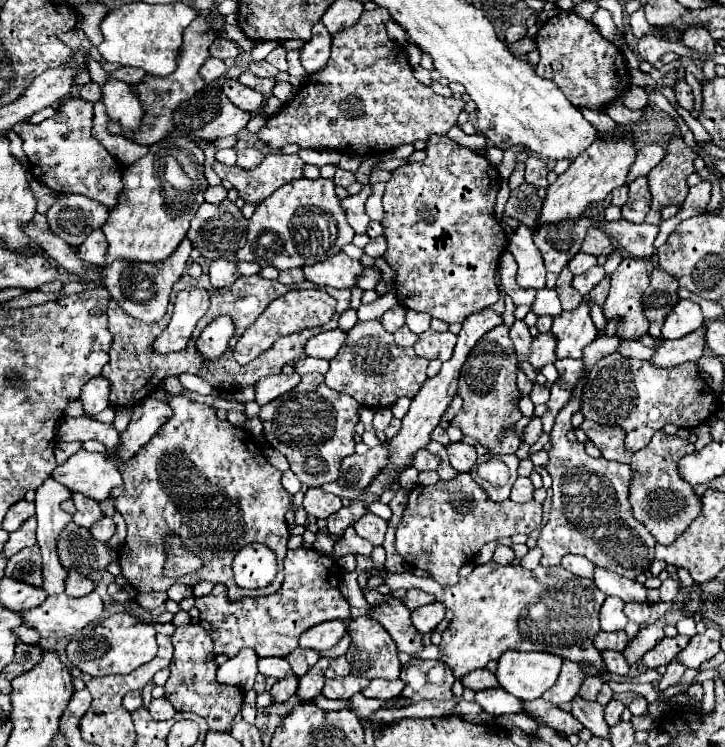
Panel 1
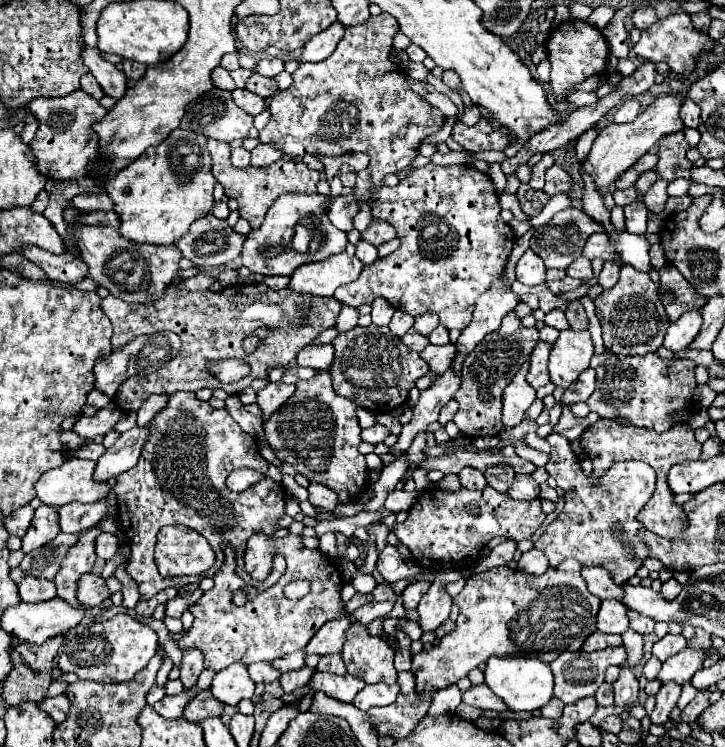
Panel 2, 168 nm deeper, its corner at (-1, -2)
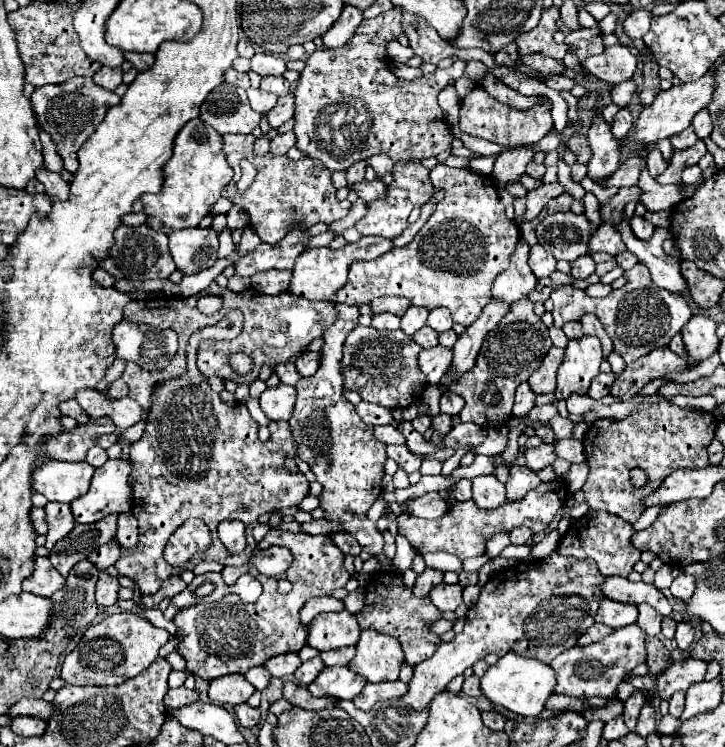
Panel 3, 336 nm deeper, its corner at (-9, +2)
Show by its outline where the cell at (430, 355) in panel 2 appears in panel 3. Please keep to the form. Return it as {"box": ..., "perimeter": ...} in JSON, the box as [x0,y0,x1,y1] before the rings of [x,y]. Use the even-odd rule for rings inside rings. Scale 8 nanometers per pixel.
{"box":[419,346,451,386],"perimeter":[[[435,346],[429,350],[421,350],[419,354],[419,368],[425,372],[429,386],[439,386],[449,366],[451,366],[451,348]]]}

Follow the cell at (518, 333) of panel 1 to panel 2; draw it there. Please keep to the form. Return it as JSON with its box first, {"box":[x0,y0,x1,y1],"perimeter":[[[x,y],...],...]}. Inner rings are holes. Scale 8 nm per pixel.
{"box":[503,364,535,428],"perimeter":[[[523,364],[521,370],[513,376],[513,380],[509,382],[509,386],[503,390],[503,424],[507,428],[513,428],[517,426],[521,420],[523,420],[523,414],[527,412],[527,408],[533,404],[535,400],[535,390],[527,384],[525,376],[527,376],[527,370],[529,370],[529,364]]]}

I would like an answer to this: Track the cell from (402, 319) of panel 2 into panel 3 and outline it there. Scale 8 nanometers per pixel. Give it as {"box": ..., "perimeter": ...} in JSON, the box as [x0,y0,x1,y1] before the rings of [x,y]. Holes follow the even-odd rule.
{"box":[401,306,427,334],"perimeter":[[[409,306],[409,310],[401,316],[401,330],[405,332],[405,334],[415,334],[419,328],[423,328],[425,326],[425,322],[427,322],[427,310],[425,308],[421,308],[421,306]]]}

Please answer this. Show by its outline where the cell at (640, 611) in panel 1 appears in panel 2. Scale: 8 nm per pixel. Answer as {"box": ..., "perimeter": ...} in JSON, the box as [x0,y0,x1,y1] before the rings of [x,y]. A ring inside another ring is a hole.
{"box":[627,610,655,634],"perimeter":[[[629,610],[627,614],[629,614],[629,620],[631,620],[631,628],[635,632],[639,632],[639,634],[651,634],[653,632],[653,626],[655,626],[653,618],[645,618],[645,616],[637,614],[635,610]]]}

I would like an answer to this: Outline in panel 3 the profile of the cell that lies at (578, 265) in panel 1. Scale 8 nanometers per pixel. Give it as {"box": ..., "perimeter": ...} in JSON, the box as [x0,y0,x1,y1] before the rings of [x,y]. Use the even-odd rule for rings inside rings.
{"box":[571,254,595,278],"perimeter":[[[589,254],[577,258],[577,260],[571,264],[571,274],[573,274],[575,278],[587,278],[587,276],[591,276],[593,272],[595,272],[595,262],[593,262],[593,258],[591,258]]]}

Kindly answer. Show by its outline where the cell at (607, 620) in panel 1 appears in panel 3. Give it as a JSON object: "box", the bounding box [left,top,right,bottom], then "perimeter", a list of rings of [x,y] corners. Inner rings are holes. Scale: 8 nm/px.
{"box":[595,598,637,628],"perimeter":[[[603,598],[595,622],[607,624],[609,628],[621,628],[637,622],[637,606],[629,606],[625,602],[613,602],[609,598]]]}

